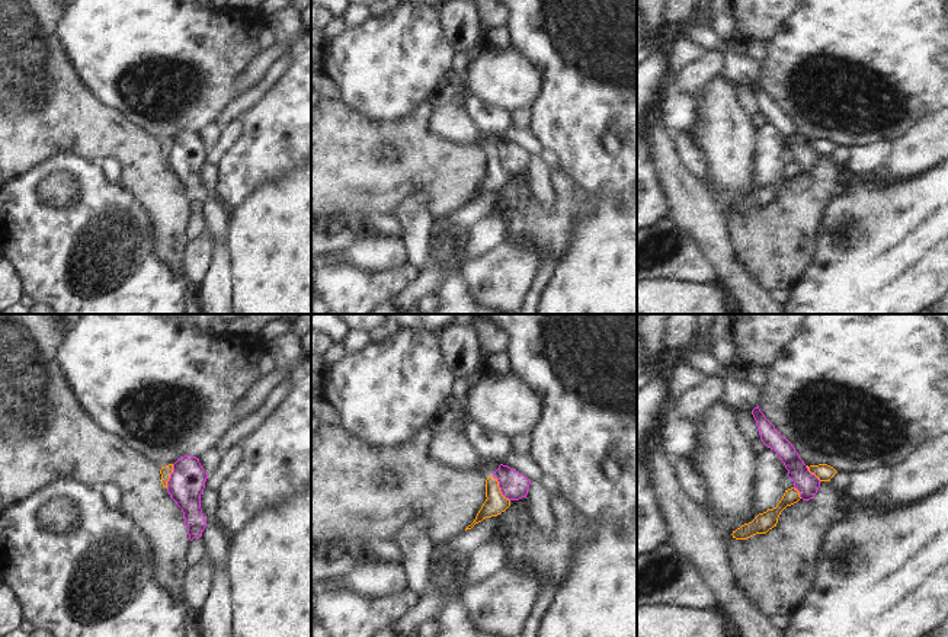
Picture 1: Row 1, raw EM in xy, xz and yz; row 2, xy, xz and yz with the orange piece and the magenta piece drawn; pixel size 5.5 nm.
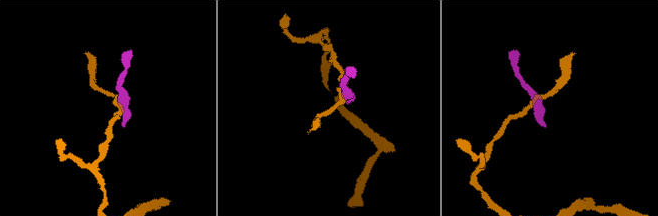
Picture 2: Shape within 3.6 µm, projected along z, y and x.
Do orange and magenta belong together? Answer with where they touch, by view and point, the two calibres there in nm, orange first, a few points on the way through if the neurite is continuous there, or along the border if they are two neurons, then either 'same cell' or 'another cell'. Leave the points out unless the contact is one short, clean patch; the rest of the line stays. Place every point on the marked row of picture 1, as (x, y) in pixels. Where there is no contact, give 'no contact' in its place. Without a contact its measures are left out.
xz (499, 489) | 120/160 nm | along xz (492, 476), (497, 482), (499, 490), (509, 501) | another cell

